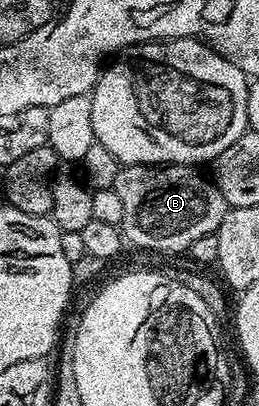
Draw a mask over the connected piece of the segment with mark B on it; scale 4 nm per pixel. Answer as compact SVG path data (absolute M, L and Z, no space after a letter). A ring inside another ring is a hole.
M125 165L122 166L119 177L115 181L113 190L119 193L119 201L123 205L123 221L121 222L121 230L124 238L129 239L137 247L146 247L149 251L181 251L181 253L188 252L189 247L195 242L199 241L199 237L204 235L212 235L219 229L219 225L223 221L227 210L227 204L223 193L219 193L216 183L210 181L208 178L205 179L200 175L200 170L194 169L189 165Z

